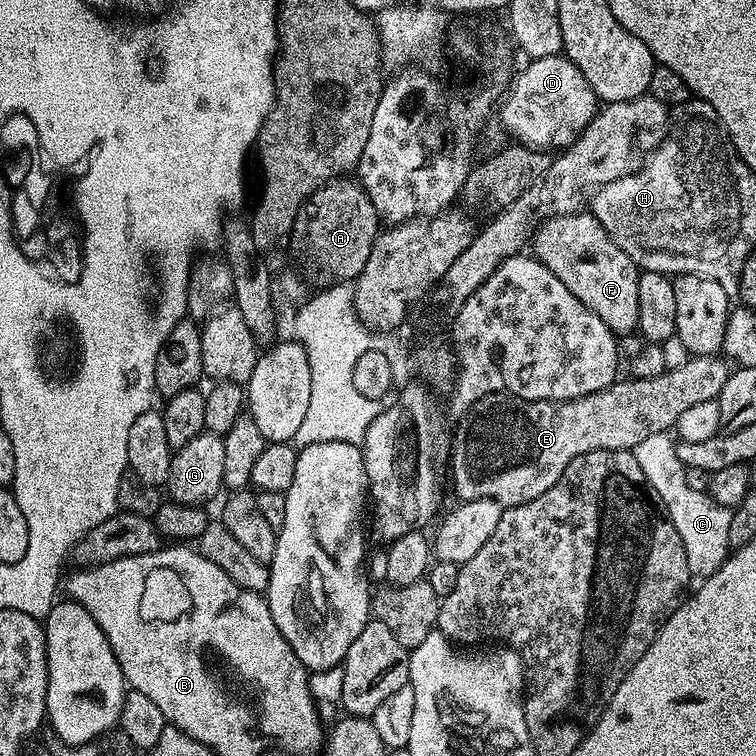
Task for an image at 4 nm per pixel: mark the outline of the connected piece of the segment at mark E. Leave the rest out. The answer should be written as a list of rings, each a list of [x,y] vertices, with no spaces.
[[[719,355],[694,356],[684,365],[658,374],[658,378],[621,379],[606,390],[573,400],[523,400],[521,396],[510,396],[506,392],[492,392],[478,398],[478,402],[471,404],[468,411],[459,417],[460,425],[452,436],[452,488],[456,491],[455,499],[463,502],[490,498],[504,508],[530,502],[546,494],[546,490],[562,478],[562,470],[566,470],[574,458],[594,450],[634,450],[642,438],[675,429],[678,418],[688,407],[719,397],[722,386],[726,386],[729,371],[729,361]]]

